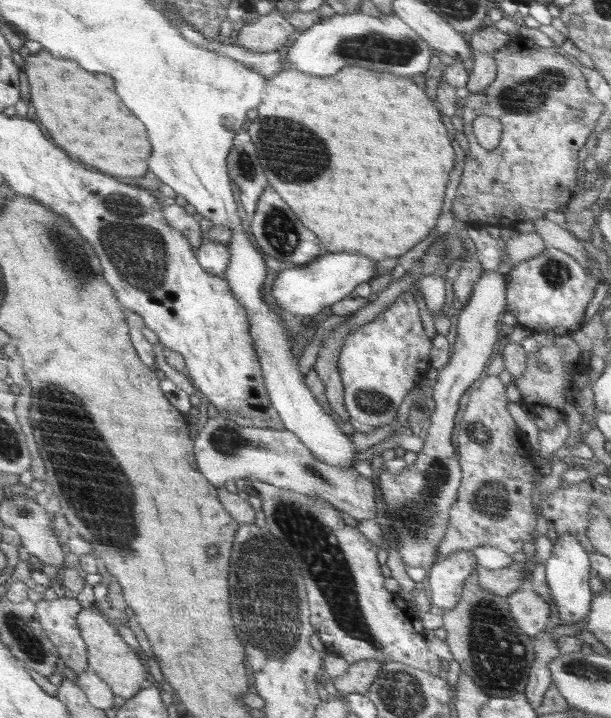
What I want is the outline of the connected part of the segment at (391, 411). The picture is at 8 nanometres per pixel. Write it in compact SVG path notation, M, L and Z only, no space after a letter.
M410 290L403 292L374 321L352 329L345 338L337 367L343 382L346 410L362 424L384 426L396 418L396 410L406 394L430 368L432 340L424 334L420 312Z

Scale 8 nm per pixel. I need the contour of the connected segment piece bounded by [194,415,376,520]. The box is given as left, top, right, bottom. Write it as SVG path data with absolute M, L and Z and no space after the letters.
M219 415L208 418L195 434L194 452L198 470L216 487L228 480L244 478L267 482L278 488L315 496L330 506L346 512L354 520L374 520L376 502L374 485L356 469L340 469L314 458L307 446L290 430L241 427Z

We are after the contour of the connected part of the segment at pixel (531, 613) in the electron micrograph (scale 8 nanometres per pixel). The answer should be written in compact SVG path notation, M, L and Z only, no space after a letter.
M530 587L507 596L509 608L518 626L528 635L544 633L549 623L549 604Z

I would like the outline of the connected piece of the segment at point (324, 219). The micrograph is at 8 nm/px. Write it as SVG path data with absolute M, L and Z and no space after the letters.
M294 66L288 70L282 69L271 77L266 90L266 104L262 103L262 108L258 108L258 118L252 124L249 122L246 129L252 136L268 185L281 196L282 201L290 207L294 215L298 216L300 222L320 238L326 250L329 253L354 252L377 262L385 258L398 258L428 237L442 212L448 174L454 168L454 150L450 146L446 126L440 122L438 110L434 108L434 104L422 88L418 88L410 77L394 76L388 72L376 74L366 68L342 68L338 74L328 78L310 76L310 73L302 72Z

